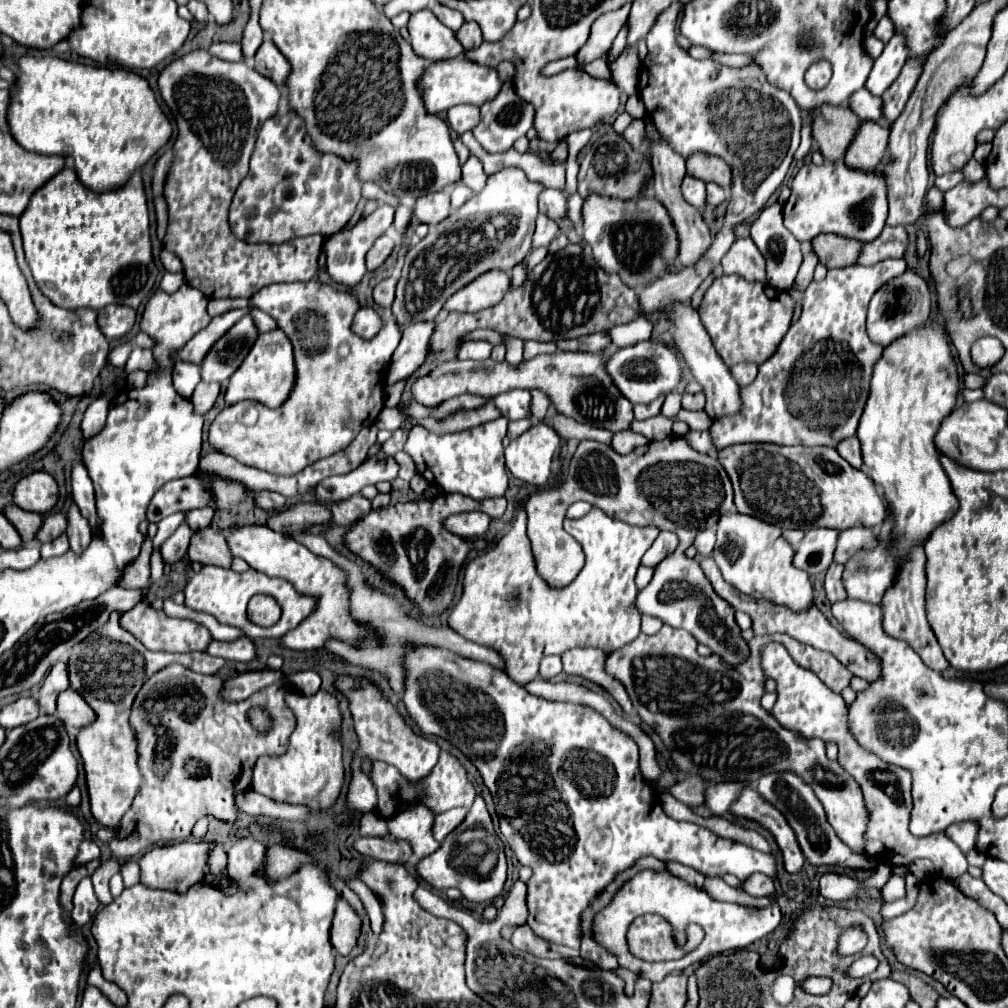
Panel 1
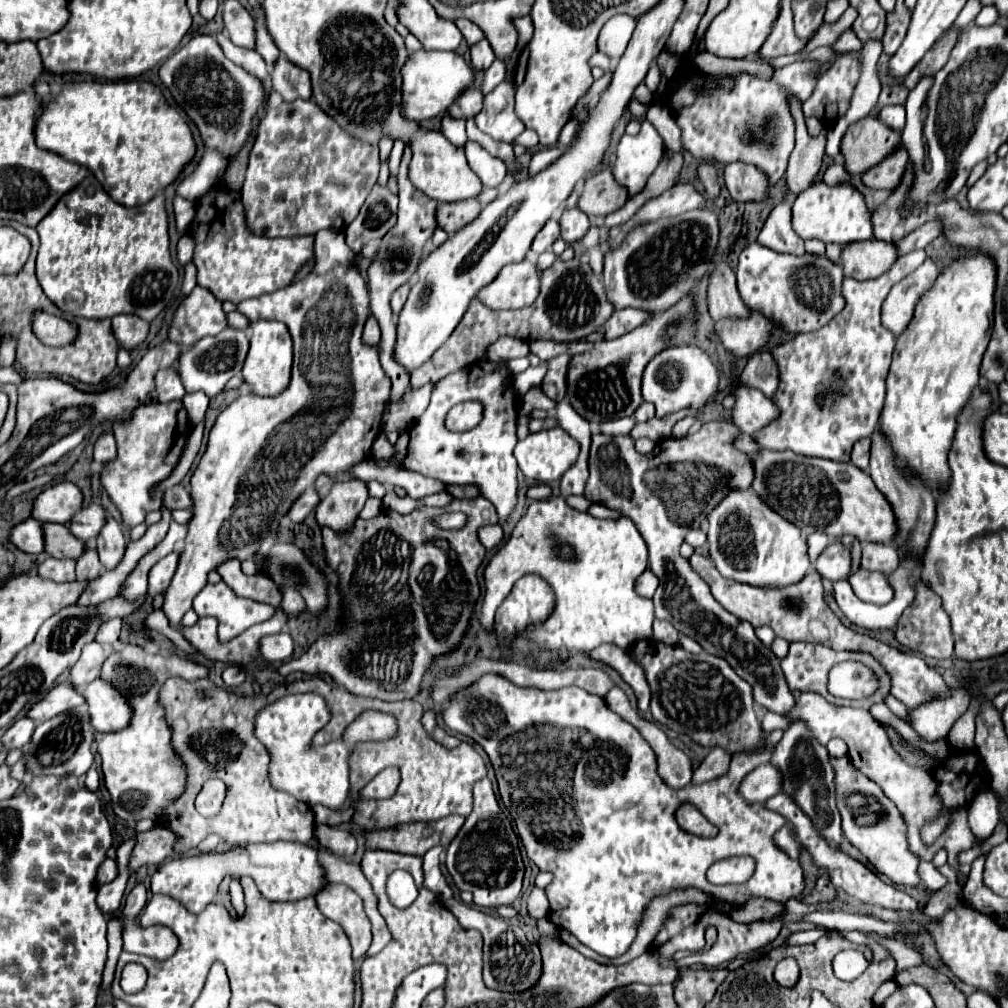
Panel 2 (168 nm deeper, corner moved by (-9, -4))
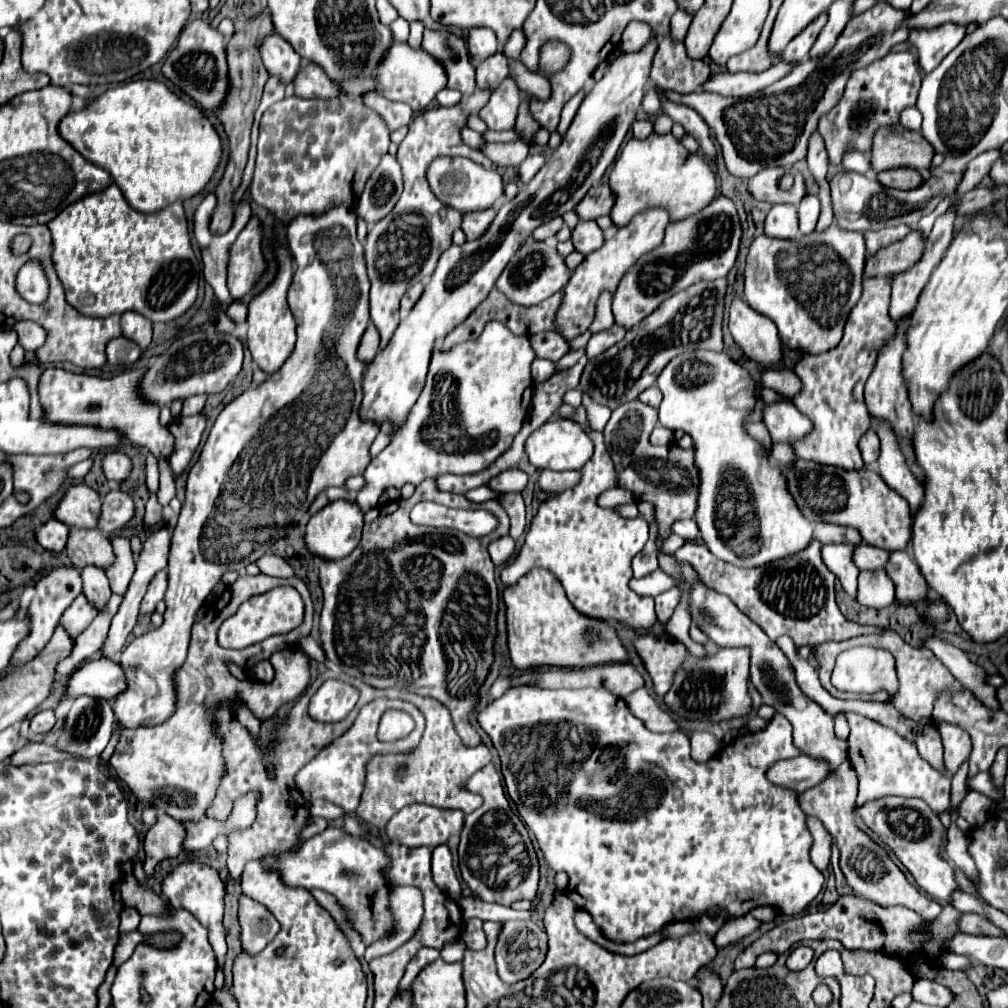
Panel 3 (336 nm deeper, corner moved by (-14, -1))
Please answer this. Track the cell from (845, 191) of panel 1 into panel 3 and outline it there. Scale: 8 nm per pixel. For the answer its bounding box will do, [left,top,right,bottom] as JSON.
[798,196,820,234]

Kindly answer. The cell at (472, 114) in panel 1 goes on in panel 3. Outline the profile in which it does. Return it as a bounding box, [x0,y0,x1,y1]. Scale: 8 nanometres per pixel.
[422,30,476,94]

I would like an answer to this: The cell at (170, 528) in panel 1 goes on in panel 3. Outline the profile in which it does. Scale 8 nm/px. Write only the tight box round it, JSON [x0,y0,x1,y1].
[58,594,122,676]

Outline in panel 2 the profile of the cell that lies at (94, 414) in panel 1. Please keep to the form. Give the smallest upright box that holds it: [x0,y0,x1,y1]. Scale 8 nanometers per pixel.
[95,433,117,465]

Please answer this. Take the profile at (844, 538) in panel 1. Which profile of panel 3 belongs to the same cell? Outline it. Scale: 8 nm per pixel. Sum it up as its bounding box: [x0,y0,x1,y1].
[884,550,928,602]

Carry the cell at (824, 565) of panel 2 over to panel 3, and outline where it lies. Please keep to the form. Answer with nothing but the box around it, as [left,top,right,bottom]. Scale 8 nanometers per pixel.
[852,544,888,570]

